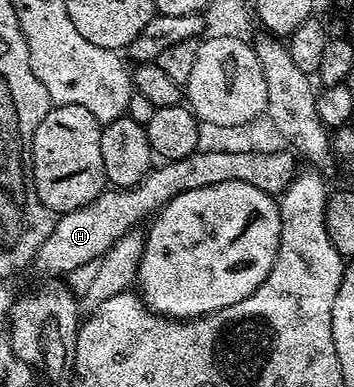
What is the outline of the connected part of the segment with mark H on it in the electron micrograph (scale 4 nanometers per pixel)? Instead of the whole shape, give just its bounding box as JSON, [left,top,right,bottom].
[34,149,297,277]

